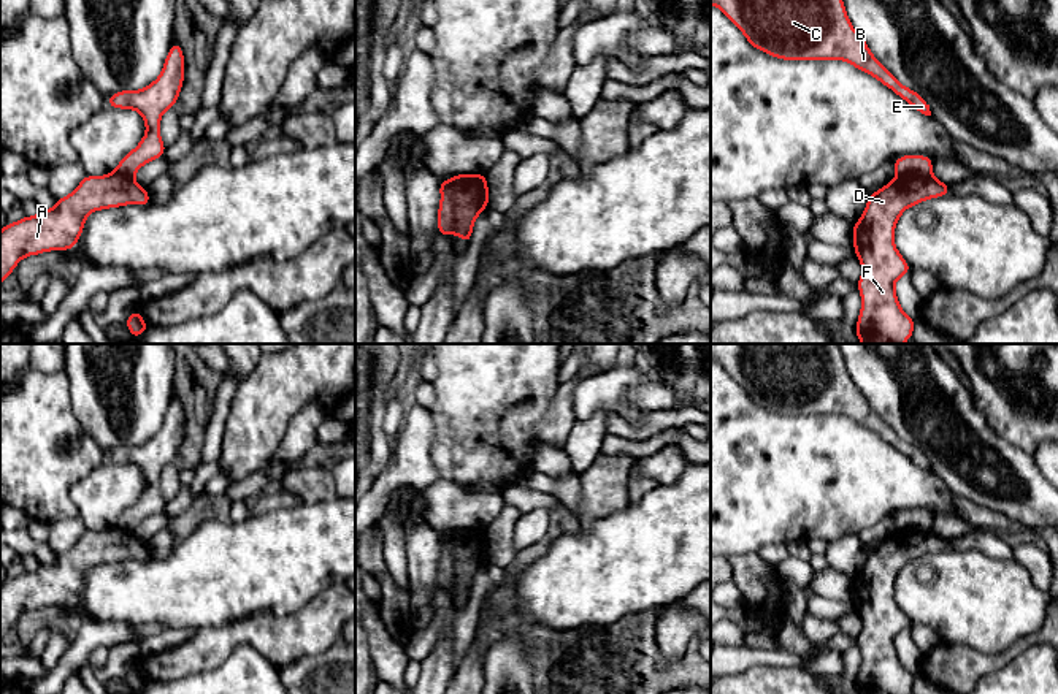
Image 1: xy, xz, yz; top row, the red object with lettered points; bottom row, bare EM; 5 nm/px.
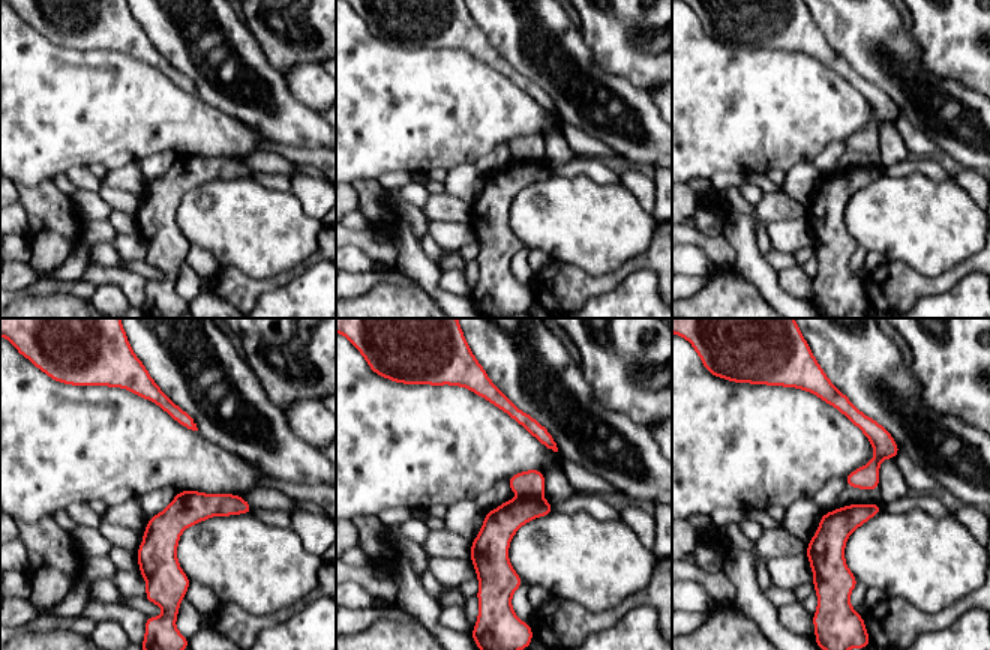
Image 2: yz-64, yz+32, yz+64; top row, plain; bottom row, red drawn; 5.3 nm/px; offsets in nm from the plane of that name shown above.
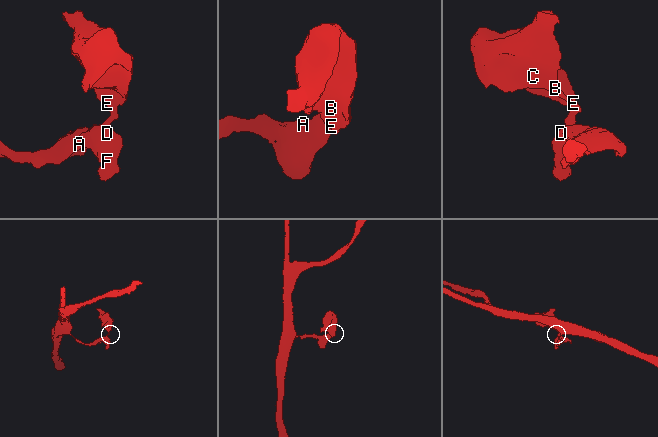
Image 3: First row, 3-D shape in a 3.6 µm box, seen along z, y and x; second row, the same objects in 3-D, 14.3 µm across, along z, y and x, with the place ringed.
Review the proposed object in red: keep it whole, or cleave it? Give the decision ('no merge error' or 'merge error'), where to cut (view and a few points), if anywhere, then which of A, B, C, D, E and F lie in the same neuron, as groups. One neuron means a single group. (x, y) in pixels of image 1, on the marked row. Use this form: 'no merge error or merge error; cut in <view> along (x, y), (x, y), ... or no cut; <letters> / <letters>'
merge error; cut in yz along (930, 173), (898, 176); A D F / B C E

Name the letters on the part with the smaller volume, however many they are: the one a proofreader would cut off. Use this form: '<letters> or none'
B, C, E

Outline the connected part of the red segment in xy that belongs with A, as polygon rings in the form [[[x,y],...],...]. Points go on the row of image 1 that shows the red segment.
[[[119,171],[105,176],[86,174],[70,195],[56,201],[52,209],[40,209],[33,217],[24,215],[3,227],[0,231],[0,285],[24,257],[73,249],[90,212],[149,203],[146,187],[138,185],[130,176]]]

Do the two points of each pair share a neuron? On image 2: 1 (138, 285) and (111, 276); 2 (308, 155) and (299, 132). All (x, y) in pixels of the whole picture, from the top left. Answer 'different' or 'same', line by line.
1: same
2: different

